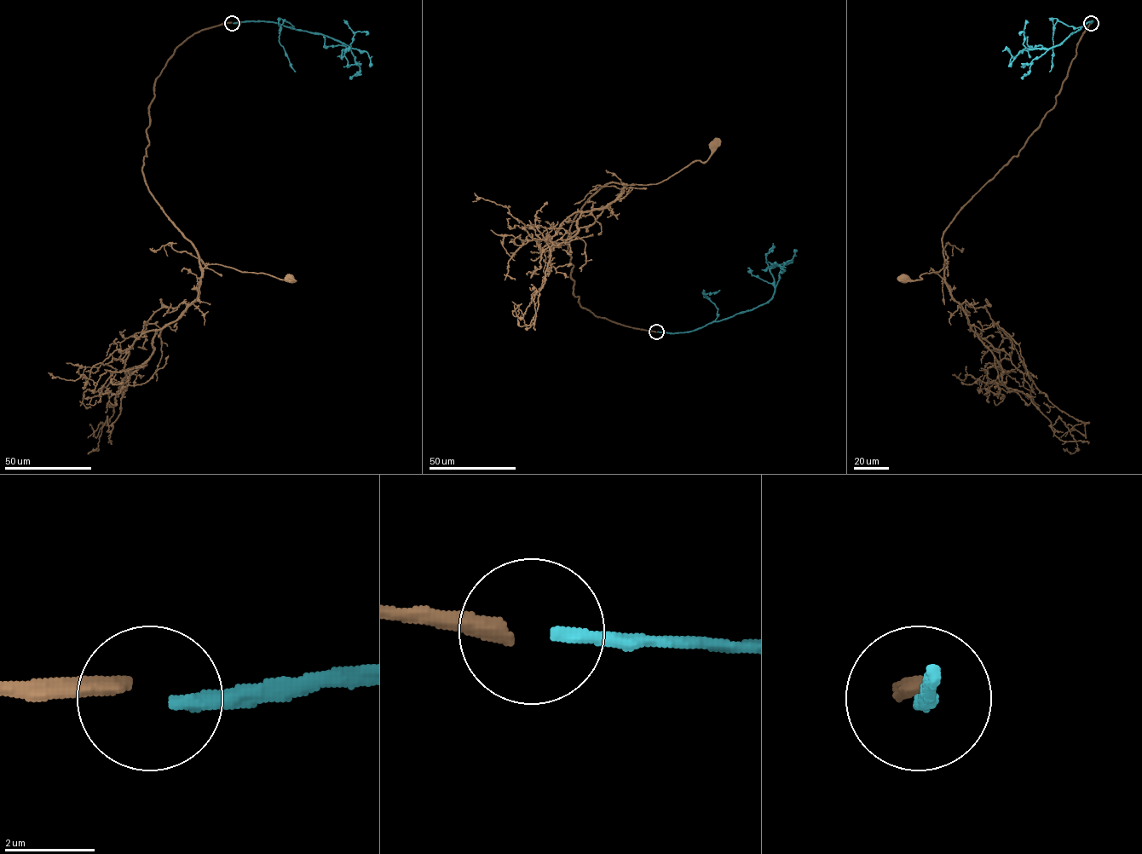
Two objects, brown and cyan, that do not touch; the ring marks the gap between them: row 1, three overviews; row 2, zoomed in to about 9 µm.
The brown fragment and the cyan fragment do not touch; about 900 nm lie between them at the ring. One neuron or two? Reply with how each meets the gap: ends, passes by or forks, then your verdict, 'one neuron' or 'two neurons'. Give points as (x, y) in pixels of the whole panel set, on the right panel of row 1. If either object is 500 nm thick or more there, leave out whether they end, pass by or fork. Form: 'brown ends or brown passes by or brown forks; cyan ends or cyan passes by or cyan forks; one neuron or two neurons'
brown ends; cyan ends; two neurons

